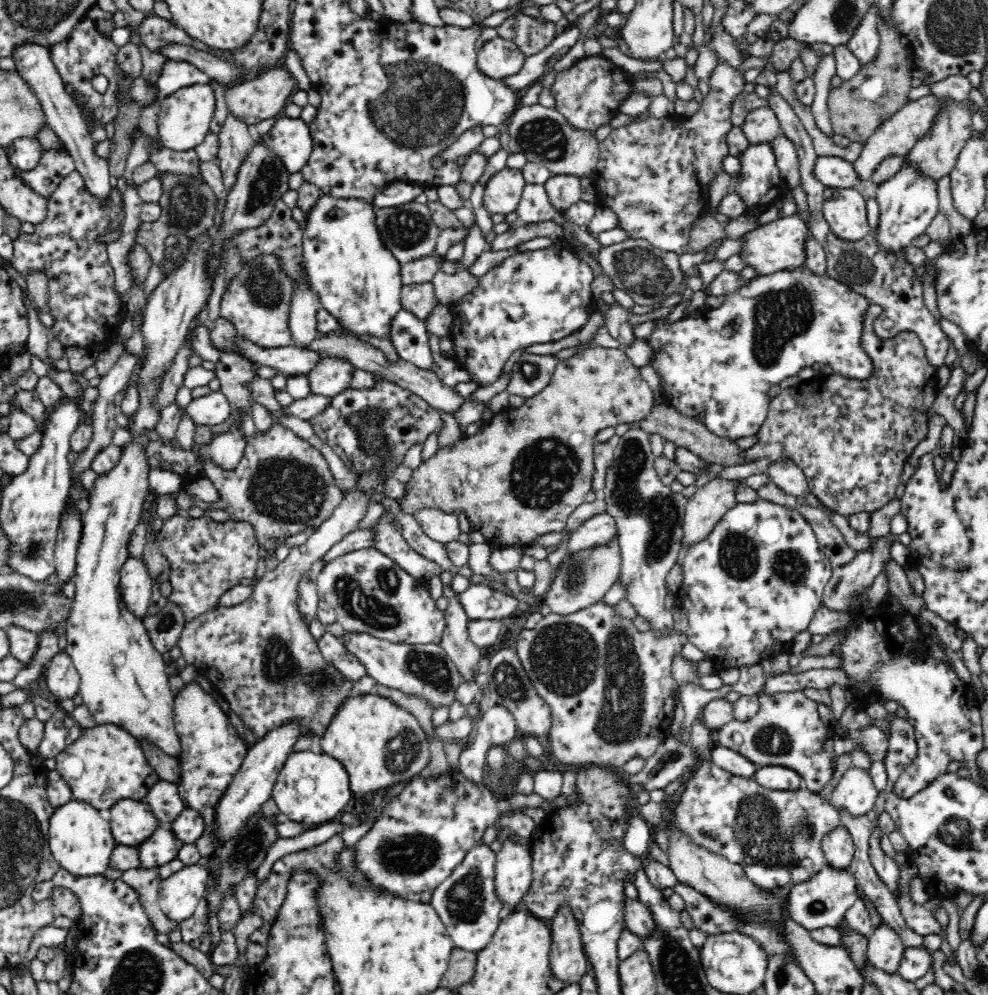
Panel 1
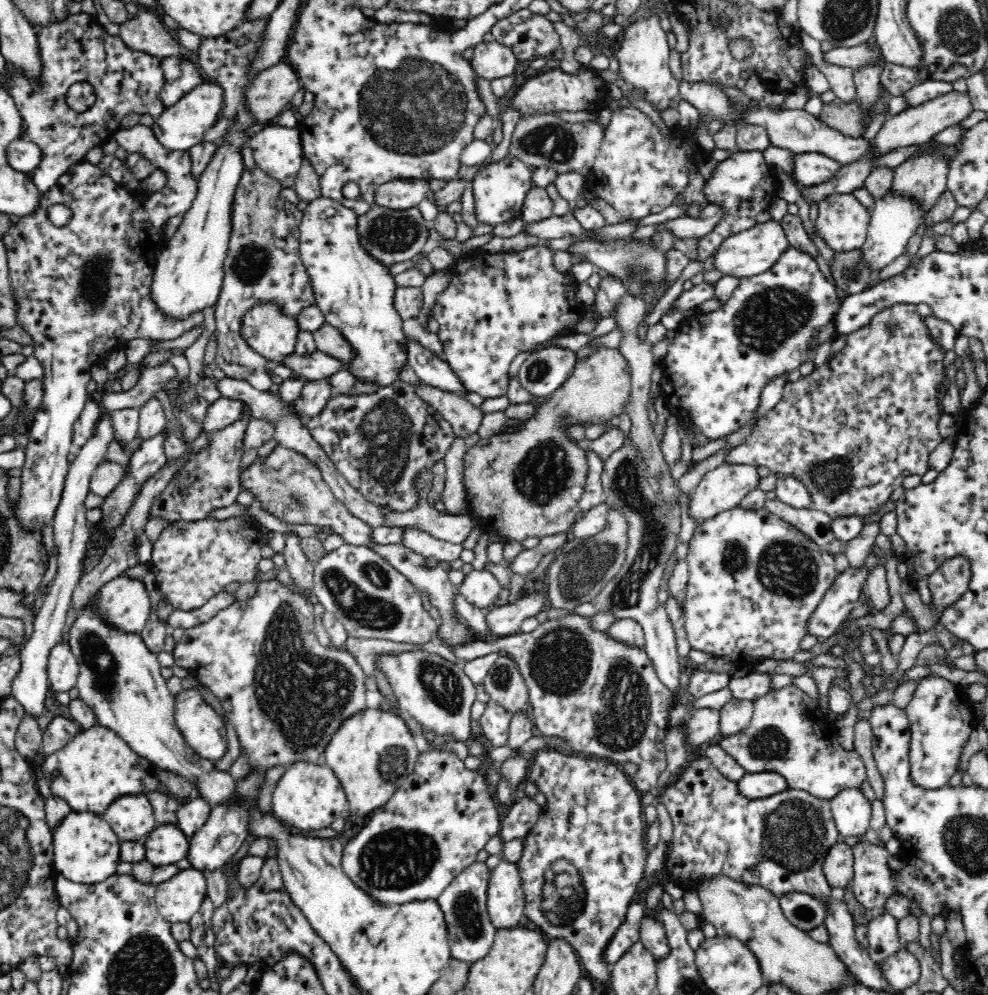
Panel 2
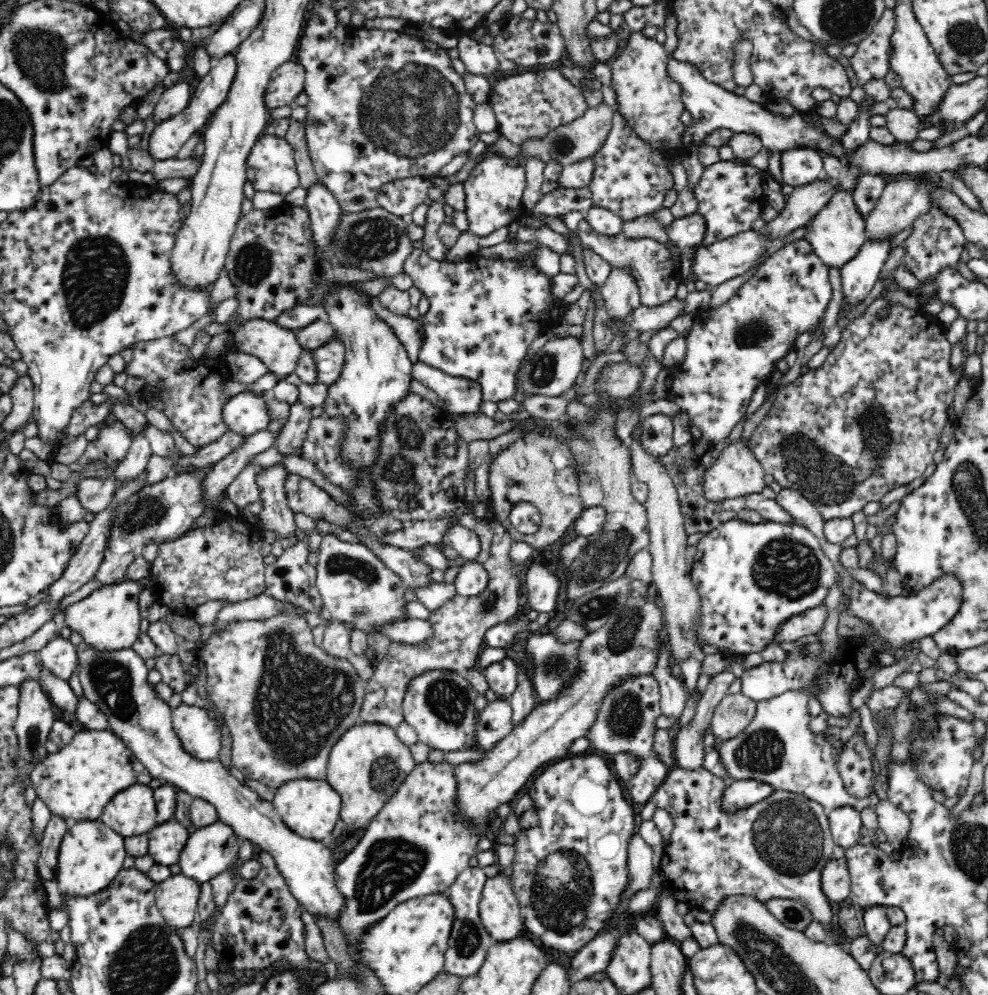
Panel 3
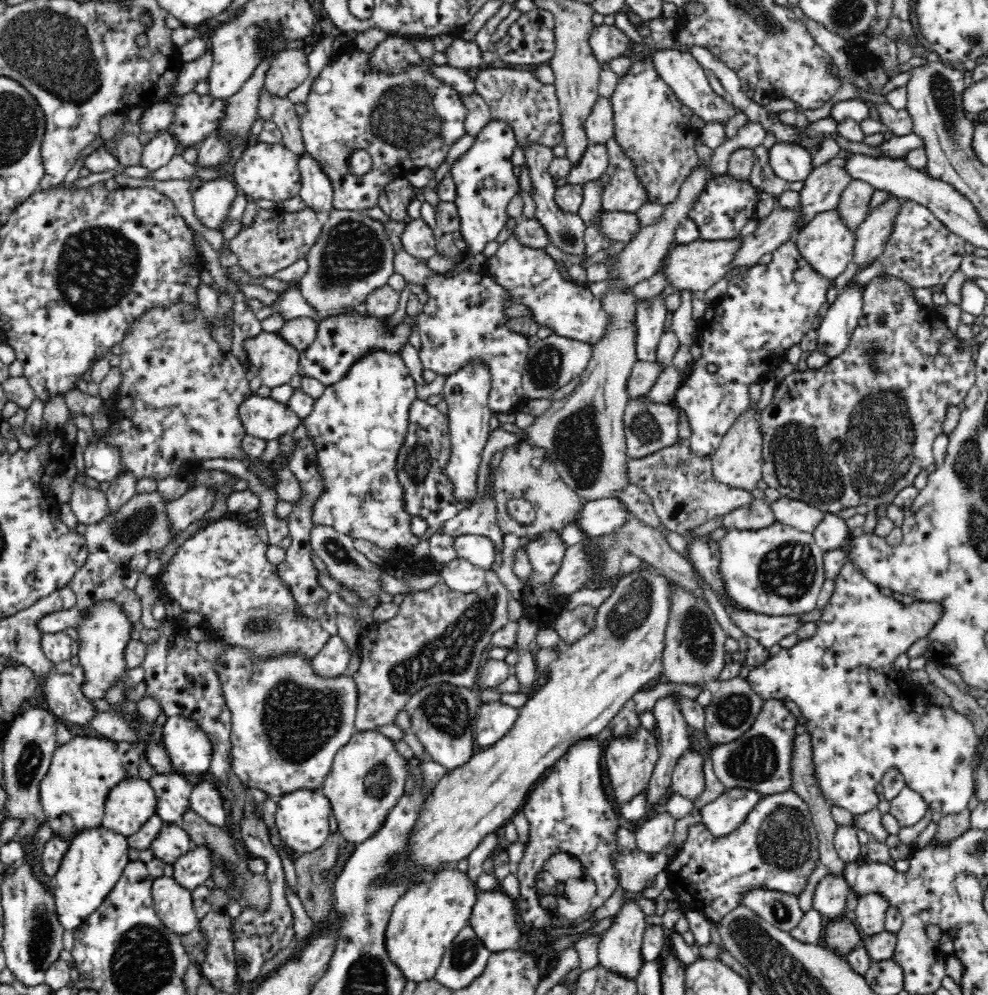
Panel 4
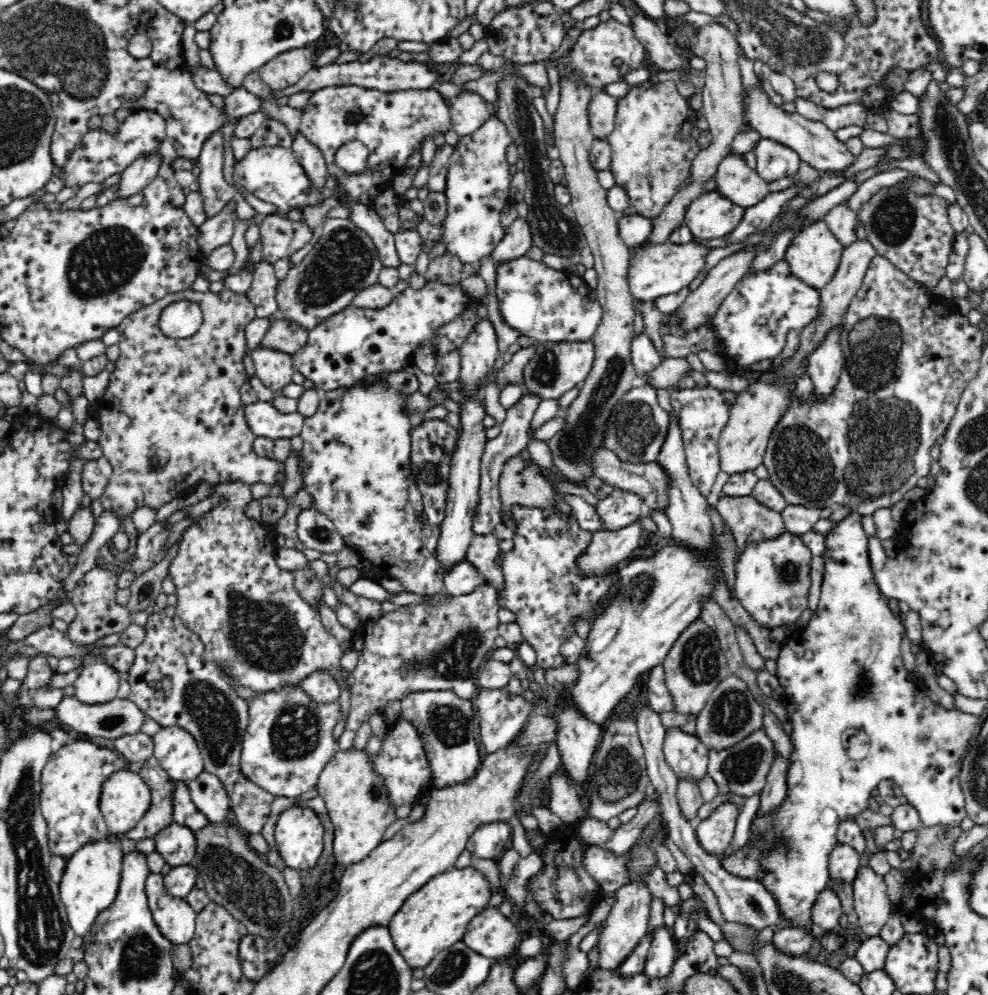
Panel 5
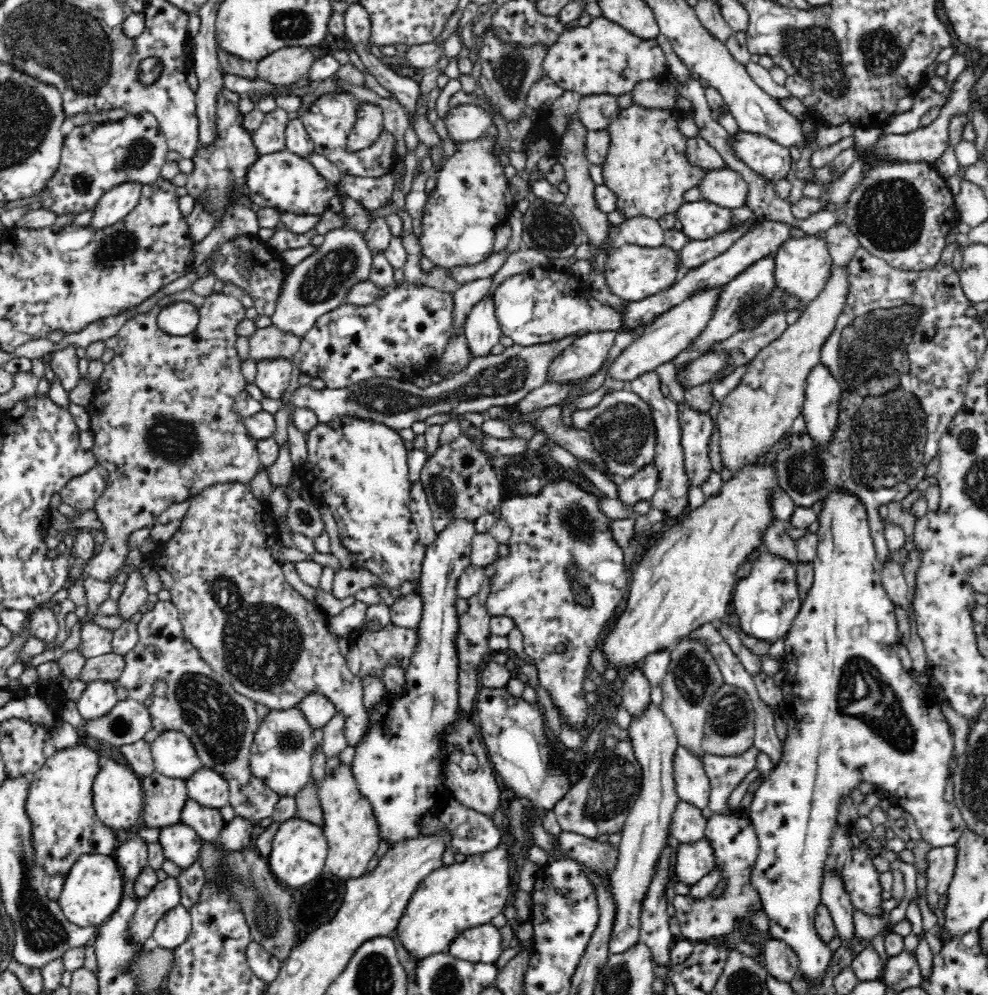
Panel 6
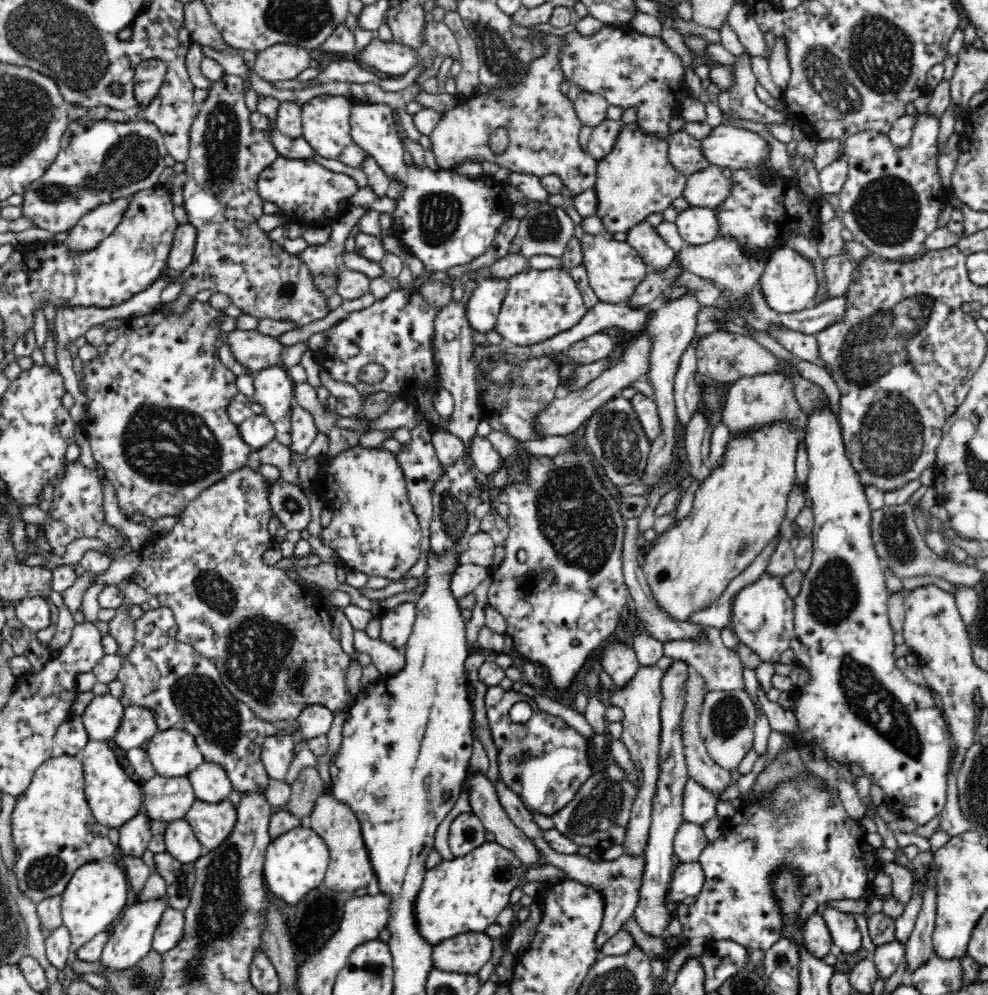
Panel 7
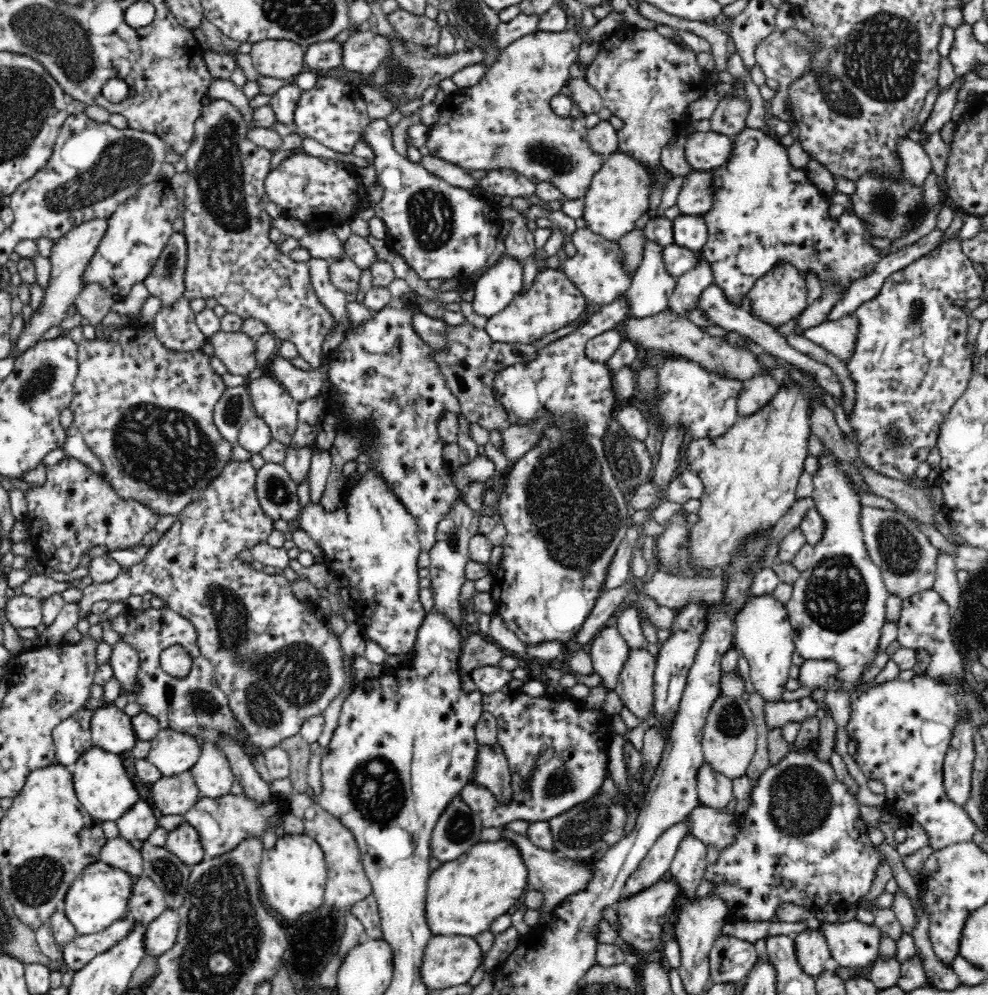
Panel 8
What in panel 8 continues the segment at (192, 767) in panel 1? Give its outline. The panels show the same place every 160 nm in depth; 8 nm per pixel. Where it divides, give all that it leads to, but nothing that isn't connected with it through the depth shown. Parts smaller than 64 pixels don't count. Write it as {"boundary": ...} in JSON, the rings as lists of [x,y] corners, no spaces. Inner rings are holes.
{"boundary":[[[161,728],[151,743],[147,760],[156,766],[164,777],[191,770],[201,754],[198,738],[172,728]]]}

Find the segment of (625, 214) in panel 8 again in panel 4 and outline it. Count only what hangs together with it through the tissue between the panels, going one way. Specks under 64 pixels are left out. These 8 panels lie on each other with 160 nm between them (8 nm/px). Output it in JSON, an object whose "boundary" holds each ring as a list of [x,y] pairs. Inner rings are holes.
{"boundary":[[[650,56],[645,57],[643,61],[634,60],[628,74],[619,77],[610,99],[613,108],[614,141],[620,145],[624,154],[632,159],[634,173],[647,192],[647,204],[660,206],[671,204],[678,197],[680,184],[699,162],[697,151],[694,150],[694,140],[699,136],[699,131],[690,125],[693,110],[688,108],[671,86],[663,81],[658,71],[654,69]]]}

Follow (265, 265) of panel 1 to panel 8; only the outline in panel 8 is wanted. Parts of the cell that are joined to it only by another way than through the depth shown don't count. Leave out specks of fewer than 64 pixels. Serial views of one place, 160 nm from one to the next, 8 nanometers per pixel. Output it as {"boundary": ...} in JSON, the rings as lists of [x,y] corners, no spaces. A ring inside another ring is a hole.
{"boundary":[[[264,373],[253,376],[248,388],[254,414],[270,427],[272,440],[289,445],[299,422],[298,403],[280,382]]]}

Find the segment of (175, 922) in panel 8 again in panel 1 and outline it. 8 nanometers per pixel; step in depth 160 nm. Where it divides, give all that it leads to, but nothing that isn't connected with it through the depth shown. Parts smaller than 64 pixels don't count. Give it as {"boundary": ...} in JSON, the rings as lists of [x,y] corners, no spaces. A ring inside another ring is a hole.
{"boundary":[[[192,865],[162,880],[157,902],[162,912],[176,922],[190,918],[207,892],[208,876],[206,866]]]}

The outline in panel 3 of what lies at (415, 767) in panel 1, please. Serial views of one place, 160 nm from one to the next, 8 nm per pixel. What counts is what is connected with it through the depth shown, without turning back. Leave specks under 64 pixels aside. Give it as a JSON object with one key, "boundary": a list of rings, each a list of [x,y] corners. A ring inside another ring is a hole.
{"boundary":[[[363,724],[349,728],[340,740],[334,744],[327,766],[327,783],[340,795],[341,810],[339,819],[348,830],[368,828],[370,822],[383,810],[388,799],[396,794],[400,783],[412,772],[416,762],[409,747],[396,737],[395,729],[382,724]]]}

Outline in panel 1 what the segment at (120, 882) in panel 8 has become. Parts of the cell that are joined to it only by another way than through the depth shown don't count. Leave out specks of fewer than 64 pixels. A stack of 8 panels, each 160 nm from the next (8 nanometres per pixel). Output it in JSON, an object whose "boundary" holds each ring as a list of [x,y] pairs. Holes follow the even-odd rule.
{"boundary":[[[72,800],[54,810],[49,821],[49,849],[61,868],[77,877],[100,876],[109,869],[109,862],[117,842],[109,822],[86,802]]]}

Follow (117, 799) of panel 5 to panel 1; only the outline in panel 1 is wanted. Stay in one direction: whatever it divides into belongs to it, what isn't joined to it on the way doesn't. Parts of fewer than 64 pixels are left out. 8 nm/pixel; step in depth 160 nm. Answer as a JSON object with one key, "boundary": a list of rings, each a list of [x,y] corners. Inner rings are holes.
{"boundary":[[[130,798],[116,801],[110,813],[109,826],[118,845],[136,847],[159,828],[151,806],[144,801]]]}

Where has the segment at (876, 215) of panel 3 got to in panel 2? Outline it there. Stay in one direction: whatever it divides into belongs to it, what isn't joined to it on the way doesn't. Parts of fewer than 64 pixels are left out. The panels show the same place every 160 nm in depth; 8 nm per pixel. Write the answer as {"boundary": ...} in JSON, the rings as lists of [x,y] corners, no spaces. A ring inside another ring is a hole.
{"boundary":[[[928,151],[908,159],[893,170],[890,191],[893,196],[915,200],[925,215],[947,191],[948,173],[949,166],[944,157]]]}

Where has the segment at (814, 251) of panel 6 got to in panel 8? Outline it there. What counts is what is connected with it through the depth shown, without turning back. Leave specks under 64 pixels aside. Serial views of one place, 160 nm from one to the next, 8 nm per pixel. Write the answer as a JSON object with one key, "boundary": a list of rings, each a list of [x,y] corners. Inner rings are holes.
{"boundary":[[[780,264],[774,270],[770,270],[766,276],[762,276],[754,284],[754,288],[750,289],[747,300],[747,308],[752,312],[752,316],[775,329],[789,320],[797,318],[802,310],[809,306],[806,302],[805,278],[797,272],[794,266],[788,264]]]}

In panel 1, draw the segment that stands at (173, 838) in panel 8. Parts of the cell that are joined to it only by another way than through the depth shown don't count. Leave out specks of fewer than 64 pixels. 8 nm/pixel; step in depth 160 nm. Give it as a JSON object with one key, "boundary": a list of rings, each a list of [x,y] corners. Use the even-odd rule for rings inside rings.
{"boundary":[[[160,826],[142,844],[137,845],[140,867],[158,868],[176,859],[185,842],[178,840],[171,830]]]}

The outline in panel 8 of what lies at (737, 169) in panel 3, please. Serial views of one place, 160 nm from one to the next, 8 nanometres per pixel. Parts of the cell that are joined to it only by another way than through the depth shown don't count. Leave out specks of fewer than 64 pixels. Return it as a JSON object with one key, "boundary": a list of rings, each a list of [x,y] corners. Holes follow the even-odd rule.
{"boundary":[[[702,215],[678,216],[672,220],[674,243],[691,252],[700,252],[707,242],[708,232]]]}

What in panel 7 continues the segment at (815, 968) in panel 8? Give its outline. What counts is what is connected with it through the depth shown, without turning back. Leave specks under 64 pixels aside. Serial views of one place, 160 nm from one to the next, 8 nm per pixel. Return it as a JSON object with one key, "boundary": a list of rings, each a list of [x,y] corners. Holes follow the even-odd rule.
{"boundary":[[[812,913],[802,926],[802,943],[811,956],[823,960],[830,952],[832,937],[821,914]]]}

